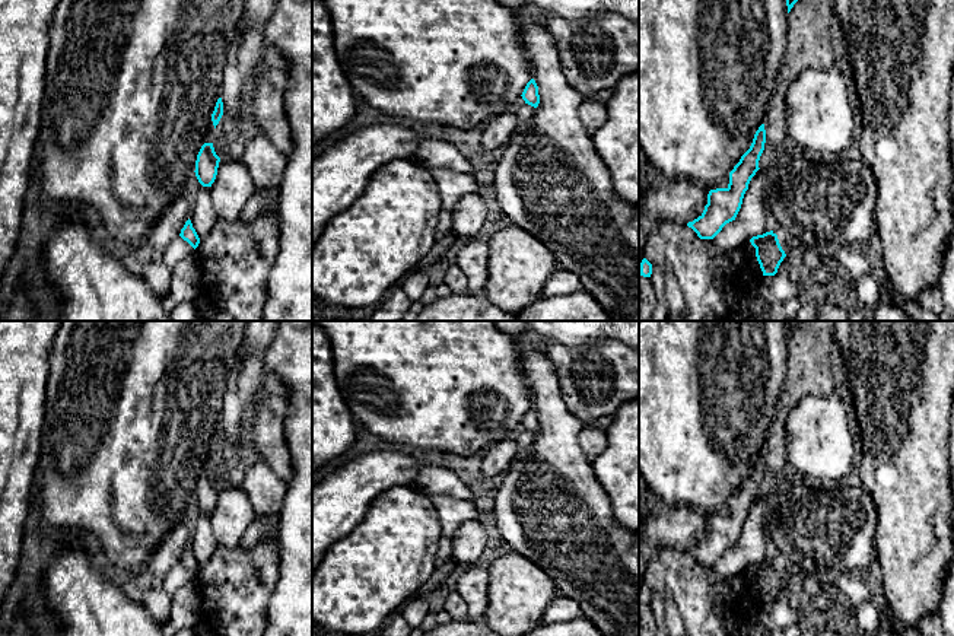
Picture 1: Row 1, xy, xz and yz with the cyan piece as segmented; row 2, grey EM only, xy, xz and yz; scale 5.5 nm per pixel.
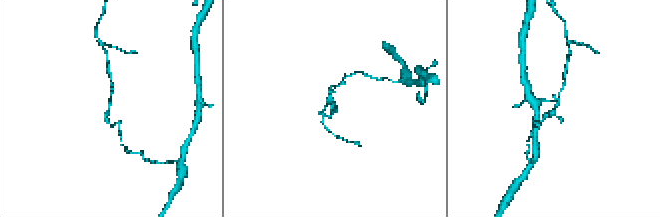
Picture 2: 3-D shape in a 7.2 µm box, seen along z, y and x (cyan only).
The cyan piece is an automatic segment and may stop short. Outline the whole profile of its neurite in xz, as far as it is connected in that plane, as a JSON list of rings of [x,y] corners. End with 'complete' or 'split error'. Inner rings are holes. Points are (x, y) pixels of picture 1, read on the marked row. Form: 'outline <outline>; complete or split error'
outline [[[531,79],[527,83],[527,86],[525,86],[525,89],[524,89],[524,92],[522,92],[521,96],[525,101],[525,104],[528,104],[528,105],[531,105],[534,108],[538,106],[538,104],[540,104],[540,95],[538,95],[538,86],[537,86],[537,83],[535,83],[534,79]]]; complete

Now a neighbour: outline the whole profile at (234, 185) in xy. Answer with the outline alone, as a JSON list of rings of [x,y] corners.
[[[222,158],[210,197],[217,219],[236,222],[248,198],[255,193],[251,174],[242,160]]]

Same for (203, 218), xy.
[[[203,187],[195,200],[195,207],[190,216],[193,228],[195,229],[200,241],[207,236],[210,229],[217,220],[217,214],[213,209],[210,187]]]

